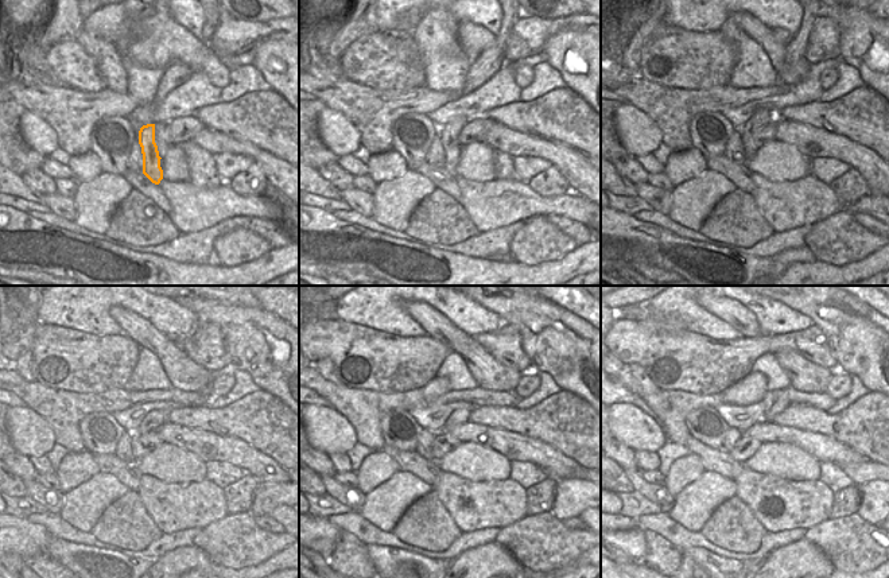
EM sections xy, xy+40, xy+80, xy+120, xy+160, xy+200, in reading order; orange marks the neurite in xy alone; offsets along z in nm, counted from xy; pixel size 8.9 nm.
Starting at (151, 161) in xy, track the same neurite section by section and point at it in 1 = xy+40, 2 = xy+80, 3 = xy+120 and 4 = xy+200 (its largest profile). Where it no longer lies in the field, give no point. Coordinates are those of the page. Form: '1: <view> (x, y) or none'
1: xy+40 (449, 132)
2: xy+80 (759, 120)
3: xy+120 (156, 418)
4: xy+200 (776, 402)

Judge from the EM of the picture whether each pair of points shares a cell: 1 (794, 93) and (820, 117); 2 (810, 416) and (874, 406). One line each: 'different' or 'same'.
1: different
2: same

